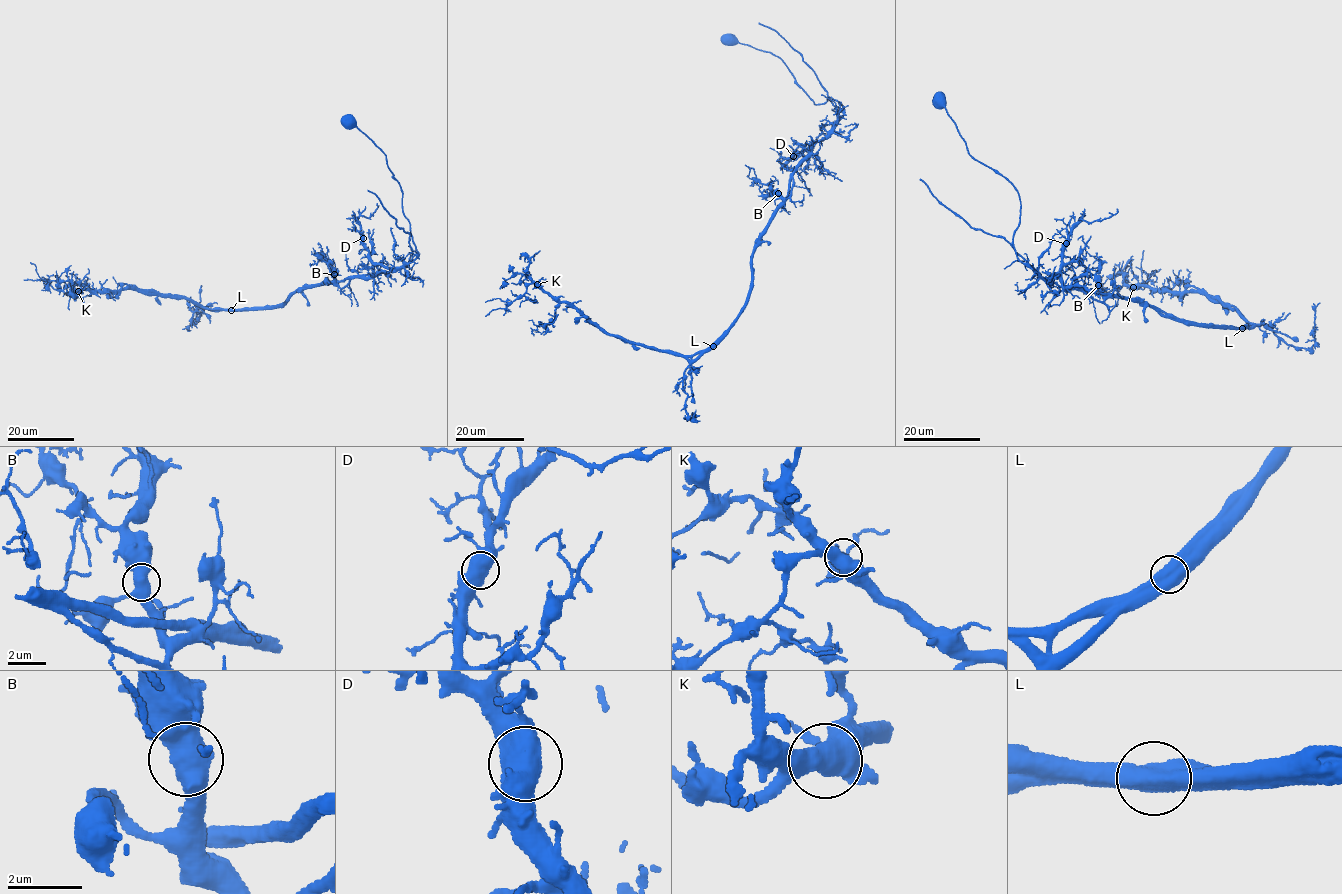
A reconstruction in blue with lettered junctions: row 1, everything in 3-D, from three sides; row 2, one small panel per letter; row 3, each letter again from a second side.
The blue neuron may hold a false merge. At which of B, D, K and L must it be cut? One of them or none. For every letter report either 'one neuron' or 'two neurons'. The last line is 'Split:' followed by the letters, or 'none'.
B: one neuron
D: one neuron
K: one neuron
L: two neurons
Split: L

